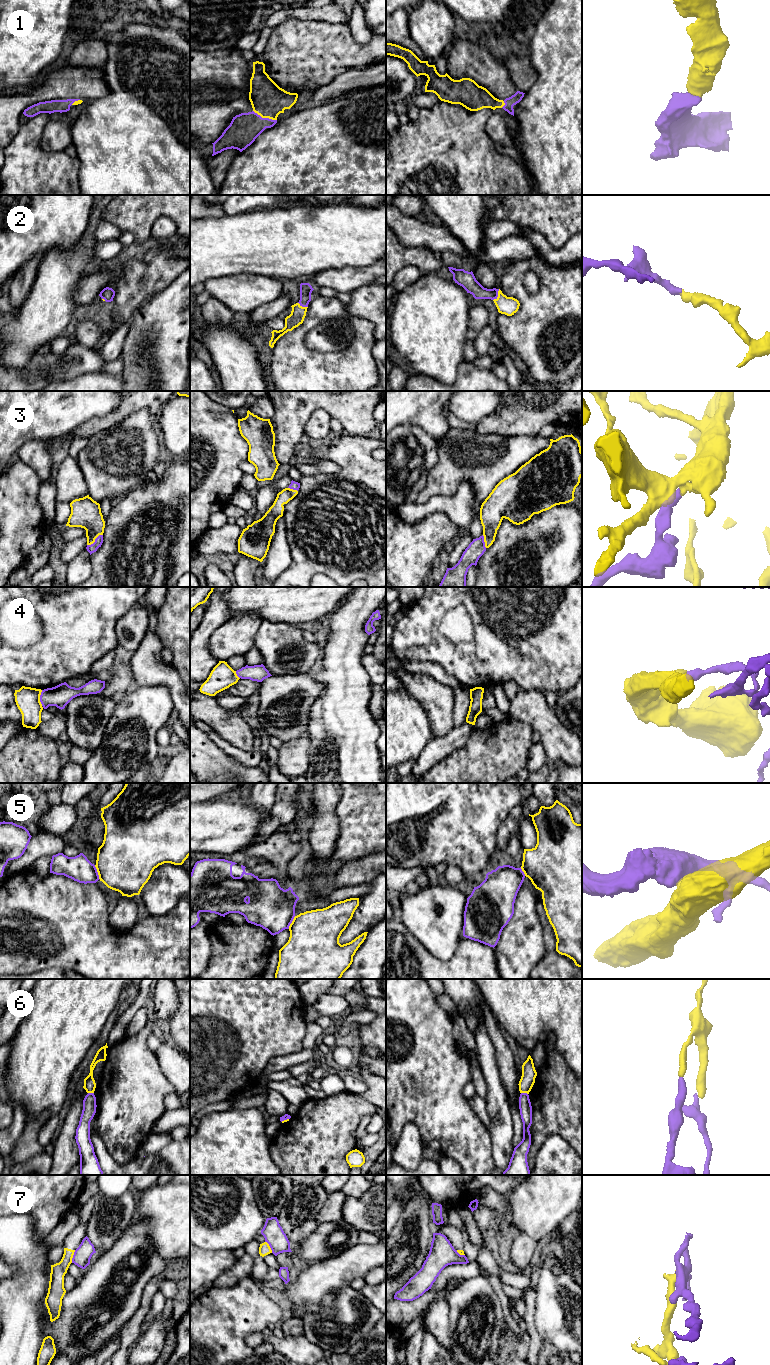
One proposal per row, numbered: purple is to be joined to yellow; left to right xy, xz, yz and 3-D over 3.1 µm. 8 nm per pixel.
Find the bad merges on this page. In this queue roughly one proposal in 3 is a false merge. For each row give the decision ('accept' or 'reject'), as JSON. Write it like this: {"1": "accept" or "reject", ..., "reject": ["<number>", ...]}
{"1": "accept", "2": "accept", "3": "accept", "4": "reject", "5": "reject", "6": "accept", "7": "reject", "reject": ["4", "5", "7"]}

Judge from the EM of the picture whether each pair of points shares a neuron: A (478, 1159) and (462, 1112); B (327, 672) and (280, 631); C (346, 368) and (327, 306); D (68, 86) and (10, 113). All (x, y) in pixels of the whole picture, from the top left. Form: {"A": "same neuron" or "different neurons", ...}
{"A": "same neuron", "B": "different neurons", "C": "same neuron", "D": "same neuron"}

